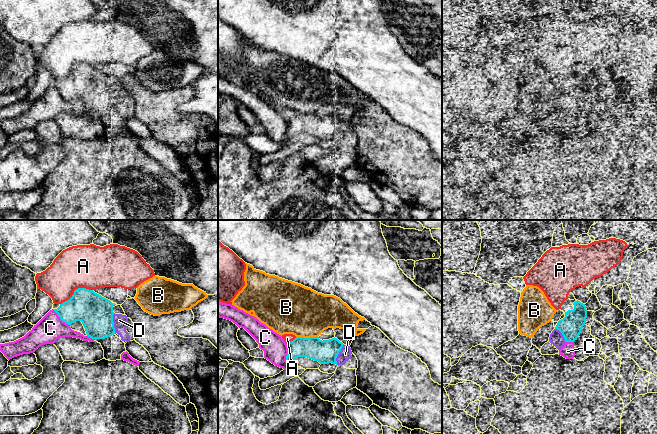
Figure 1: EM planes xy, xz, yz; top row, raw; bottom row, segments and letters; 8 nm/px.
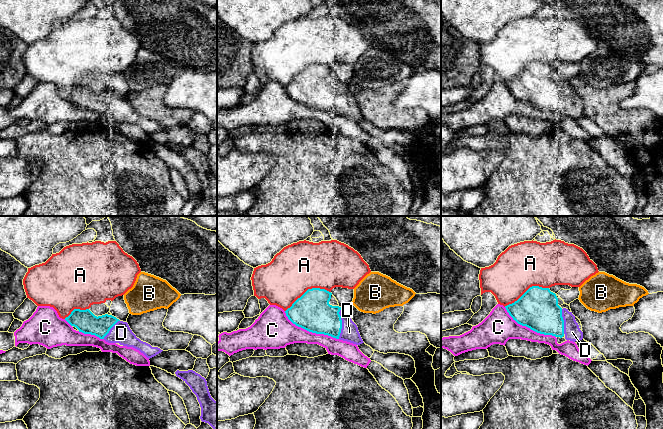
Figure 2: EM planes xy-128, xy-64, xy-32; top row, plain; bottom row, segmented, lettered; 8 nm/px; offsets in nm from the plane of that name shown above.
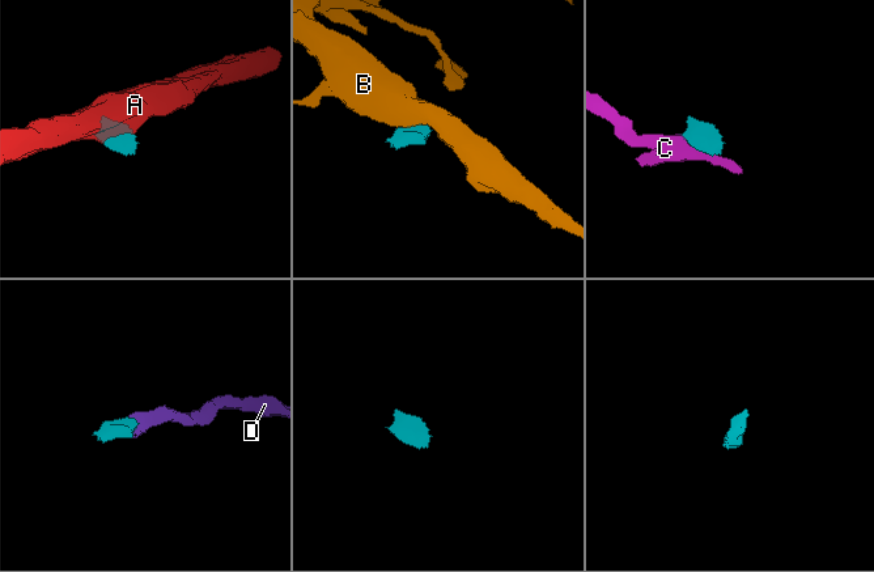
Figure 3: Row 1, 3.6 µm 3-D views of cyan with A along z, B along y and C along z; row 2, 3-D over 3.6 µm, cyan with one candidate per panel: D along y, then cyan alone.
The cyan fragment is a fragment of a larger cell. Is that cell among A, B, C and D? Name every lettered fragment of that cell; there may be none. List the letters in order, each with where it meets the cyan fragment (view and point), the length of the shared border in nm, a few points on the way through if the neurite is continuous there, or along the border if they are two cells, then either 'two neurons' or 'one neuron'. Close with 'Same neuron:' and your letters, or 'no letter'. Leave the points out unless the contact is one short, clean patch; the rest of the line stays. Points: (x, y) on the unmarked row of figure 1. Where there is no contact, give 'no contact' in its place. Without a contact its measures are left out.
A: xy (75, 66) | 300 nm | two neurons
B: xz (307, 114) | 180 nm | along xz (296, 112), (317, 113) | two neurons
C: xz (287, 131) | 160 nm | two neurons
D: xz (338, 129) | 180 nm | one neuron
Same neuron: D

